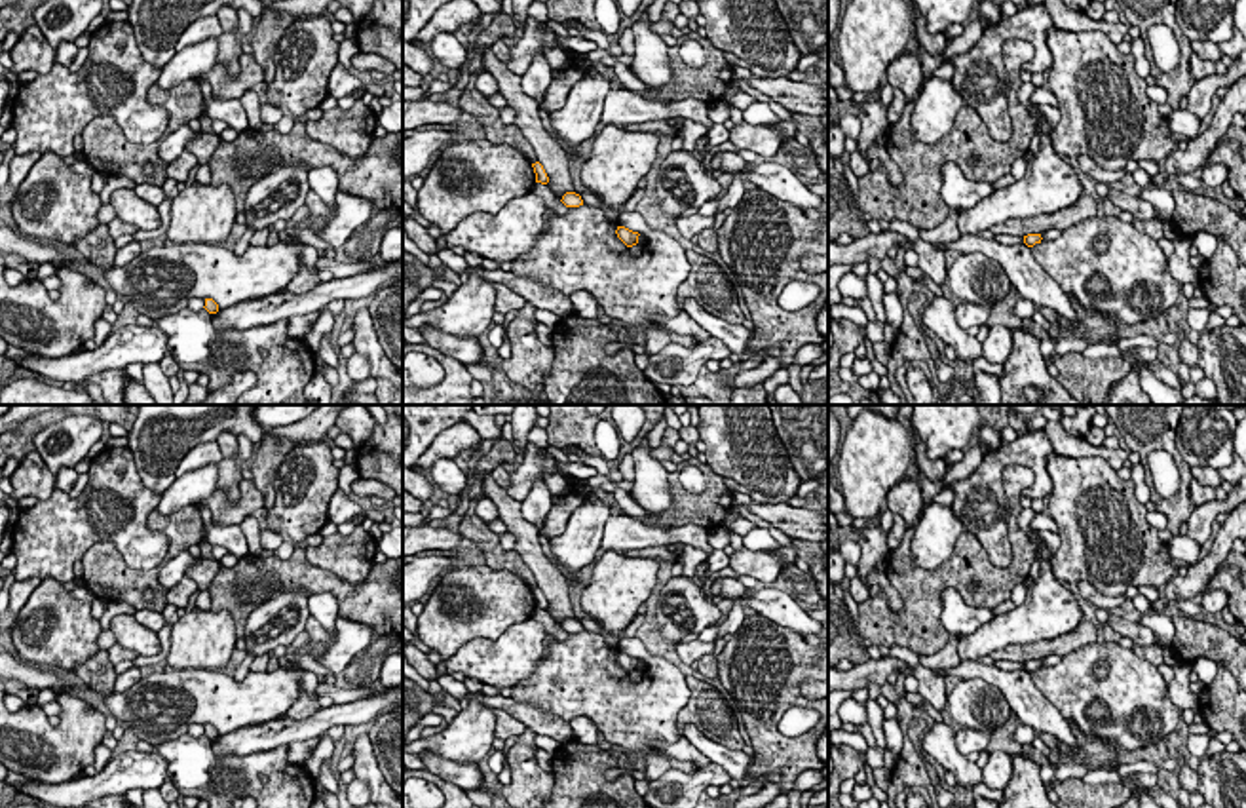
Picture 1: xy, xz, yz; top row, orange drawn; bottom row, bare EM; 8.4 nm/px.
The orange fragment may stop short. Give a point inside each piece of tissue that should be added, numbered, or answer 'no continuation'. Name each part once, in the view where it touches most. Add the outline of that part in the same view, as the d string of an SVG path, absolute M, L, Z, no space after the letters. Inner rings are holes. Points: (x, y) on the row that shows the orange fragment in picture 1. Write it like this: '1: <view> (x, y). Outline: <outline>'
no continuation

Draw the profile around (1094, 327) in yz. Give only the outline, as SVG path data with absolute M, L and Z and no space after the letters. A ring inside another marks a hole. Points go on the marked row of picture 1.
M1067 293L1067 298L1077 314L1077 319L1069 321L1056 314L1058 325L1071 329L1079 338L1086 340L1090 346L1096 344L1113 346L1115 340L1119 338L1115 331L1121 323L1098 310L1085 308L1071 293Z

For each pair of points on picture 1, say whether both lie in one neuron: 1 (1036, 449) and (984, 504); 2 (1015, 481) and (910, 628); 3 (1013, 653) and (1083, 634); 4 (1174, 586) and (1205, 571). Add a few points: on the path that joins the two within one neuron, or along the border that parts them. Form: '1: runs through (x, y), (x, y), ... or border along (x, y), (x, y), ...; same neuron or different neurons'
1: runs through (1017, 451), (1009, 453), (990, 472), (986, 485); same neuron
2: runs through (1015, 533), (1019, 563), (1007, 575), (946, 577); same neuron
3: runs through (1030, 651), (1066, 643); same neuron
4: runs through (1182, 586), (1189, 586), (1197, 578); same neuron

